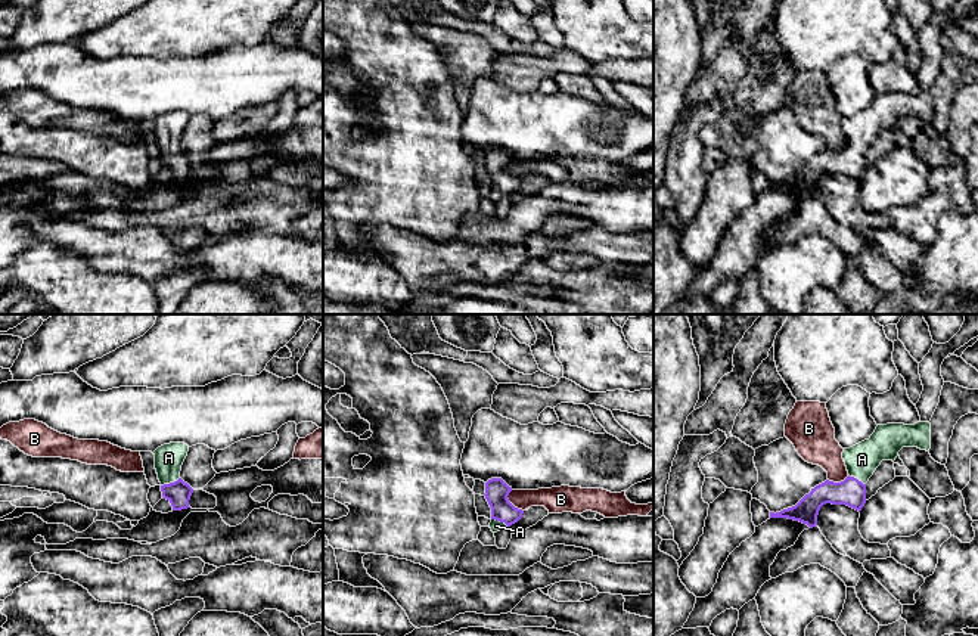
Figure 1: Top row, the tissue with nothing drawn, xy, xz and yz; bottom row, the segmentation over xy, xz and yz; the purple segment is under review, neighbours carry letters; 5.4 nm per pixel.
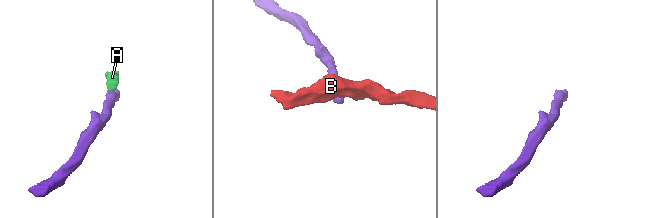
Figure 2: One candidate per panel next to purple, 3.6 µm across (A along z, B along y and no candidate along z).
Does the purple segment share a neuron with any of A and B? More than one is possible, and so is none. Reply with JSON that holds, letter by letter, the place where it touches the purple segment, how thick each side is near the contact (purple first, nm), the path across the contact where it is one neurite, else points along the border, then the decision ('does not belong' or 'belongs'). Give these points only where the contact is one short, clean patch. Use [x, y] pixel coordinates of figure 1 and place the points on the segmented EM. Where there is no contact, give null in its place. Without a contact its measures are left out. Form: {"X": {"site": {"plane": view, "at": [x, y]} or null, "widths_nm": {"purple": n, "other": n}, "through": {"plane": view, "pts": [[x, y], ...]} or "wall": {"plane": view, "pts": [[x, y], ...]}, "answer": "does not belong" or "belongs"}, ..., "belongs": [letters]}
{"A": {"site": {"plane": "xy", "at": [170, 483]}, "widths_nm": {"purple": 130, "other": 160}, "through": {"plane": "xy", "pts": [[179, 493], [170, 483], [168, 458]]}, "answer": "belongs"}, "B": {"site": {"plane": "xz", "at": [509, 502]}, "widths_nm": {"purple": 130, "other": 140}, "wall": {"plane": "xz", "pts": [[511, 490], [509, 500], [522, 511]]}, "answer": "does not belong"}, "belongs": ["A"]}

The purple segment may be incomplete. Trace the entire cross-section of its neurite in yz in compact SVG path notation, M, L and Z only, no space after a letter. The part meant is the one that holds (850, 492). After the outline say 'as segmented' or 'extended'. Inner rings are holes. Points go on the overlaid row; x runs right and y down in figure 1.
M966 314L960 331L946 344L932 344L929 353L919 363L919 375L923 385L916 409L920 421L915 425L887 424L878 425L869 440L850 449L844 449L848 477L841 483L826 480L811 488L795 506L780 512L770 512L770 518L788 518L817 525L817 515L823 505L847 505L861 511L866 503L866 483L882 460L895 460L903 447L931 449L931 418L940 403L944 379L941 364L948 354L978 336L978 314Z; extended

